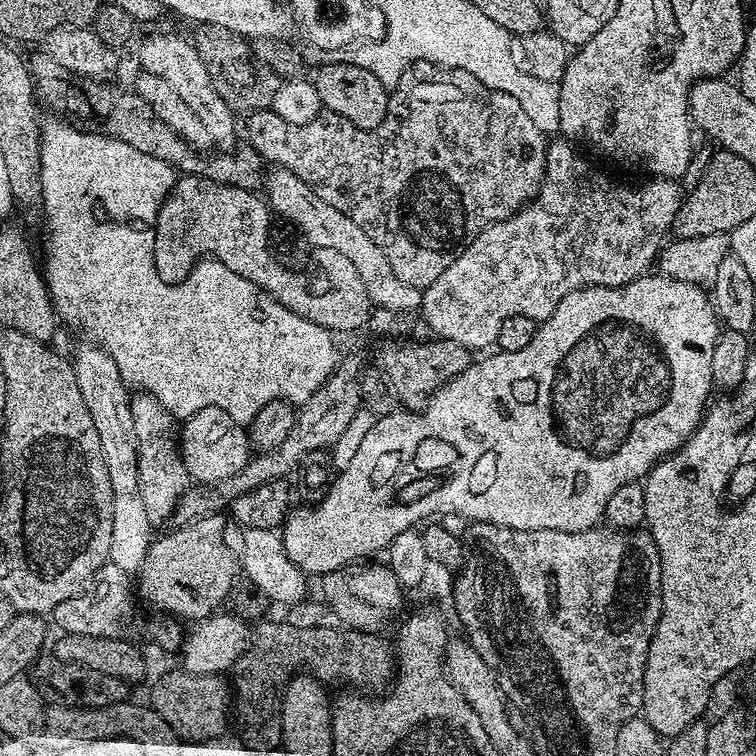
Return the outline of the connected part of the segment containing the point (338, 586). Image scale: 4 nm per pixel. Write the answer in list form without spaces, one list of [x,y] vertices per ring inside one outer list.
[[[369,563],[367,566],[349,566],[323,577],[324,596],[329,608],[336,612],[341,625],[357,632],[379,633],[380,627],[400,608],[402,587],[388,566]]]

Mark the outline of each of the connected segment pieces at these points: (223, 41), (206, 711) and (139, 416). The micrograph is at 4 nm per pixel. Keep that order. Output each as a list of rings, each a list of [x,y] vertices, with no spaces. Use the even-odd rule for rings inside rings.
[[[209,24],[195,25],[194,43],[198,50],[198,58],[206,62],[206,70],[210,70],[210,78],[222,94],[222,102],[230,106],[237,114],[260,112],[263,108],[271,108],[274,94],[278,94],[282,83],[278,74],[274,74],[265,64],[259,64],[252,55],[252,45],[245,37],[234,34],[222,26]]]
[[[185,670],[168,672],[152,688],[151,707],[185,741],[217,739],[223,733],[220,731],[224,723],[230,720],[230,688],[222,680],[219,675],[195,676]]]
[[[140,390],[132,396],[134,434],[138,434],[138,482],[142,494],[142,506],[146,506],[146,518],[153,526],[160,526],[173,518],[177,505],[190,487],[190,477],[180,457],[178,421],[166,410],[158,398]]]

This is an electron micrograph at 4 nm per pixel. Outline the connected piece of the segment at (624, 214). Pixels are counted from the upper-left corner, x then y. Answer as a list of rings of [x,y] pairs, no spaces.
[[[564,138],[559,139],[554,141],[553,144],[551,141],[544,149],[544,180],[540,183],[540,188],[536,191],[535,196],[527,204],[517,208],[505,220],[499,220],[488,228],[483,228],[478,234],[478,238],[474,238],[474,242],[470,242],[470,246],[466,246],[466,250],[462,250],[459,258],[454,262],[450,262],[450,266],[446,266],[446,271],[438,278],[434,278],[434,282],[430,282],[428,288],[423,289],[419,311],[424,312],[425,322],[436,331],[433,333],[439,339],[452,340],[469,350],[488,347],[488,349],[491,349],[498,338],[498,330],[502,330],[502,322],[506,322],[506,318],[525,316],[531,320],[542,322],[546,318],[550,318],[550,314],[554,314],[558,302],[562,302],[562,298],[568,292],[593,286],[598,288],[620,288],[623,284],[634,282],[638,277],[645,275],[651,269],[648,268],[651,264],[653,267],[658,256],[657,249],[661,247],[660,239],[663,238],[664,231],[667,233],[671,229],[673,221],[676,220],[676,211],[680,209],[682,203],[680,184],[672,178],[648,178],[645,184],[623,184],[620,180],[611,180],[606,173],[599,172],[579,152],[581,149],[575,143]]]

